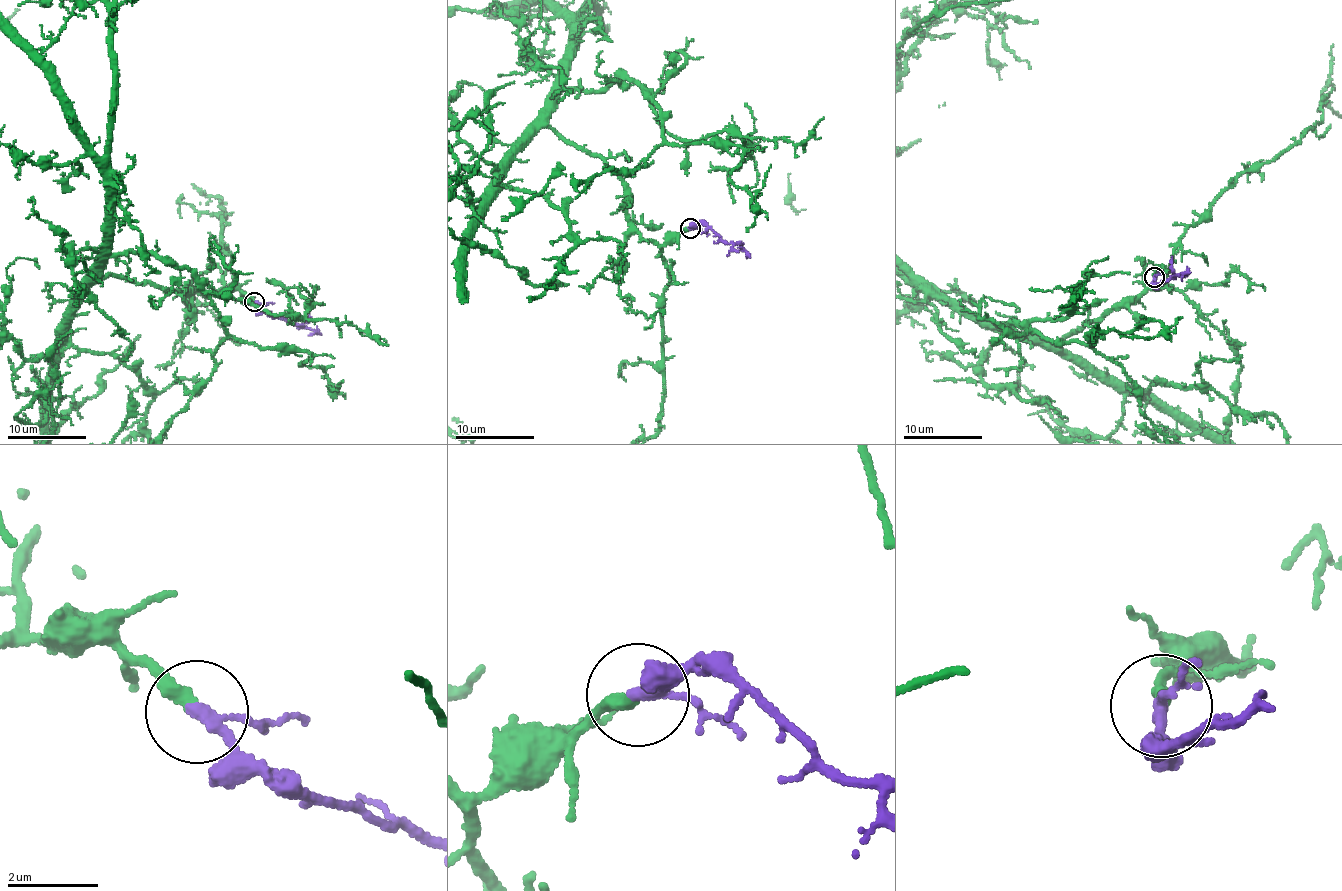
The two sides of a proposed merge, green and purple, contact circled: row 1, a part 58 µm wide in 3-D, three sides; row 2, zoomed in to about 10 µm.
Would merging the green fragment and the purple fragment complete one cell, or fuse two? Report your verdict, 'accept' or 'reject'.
accept

